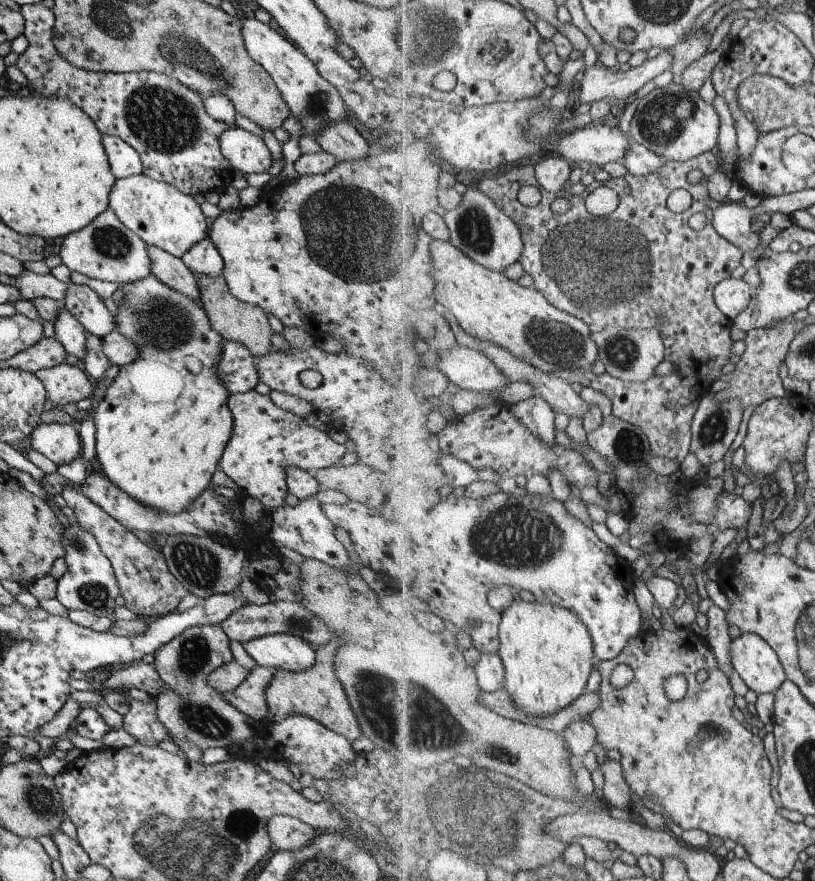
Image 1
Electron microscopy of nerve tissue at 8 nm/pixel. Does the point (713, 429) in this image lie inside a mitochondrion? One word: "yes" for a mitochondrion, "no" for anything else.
yes

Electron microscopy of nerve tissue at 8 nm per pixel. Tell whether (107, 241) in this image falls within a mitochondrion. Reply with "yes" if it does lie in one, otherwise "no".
yes

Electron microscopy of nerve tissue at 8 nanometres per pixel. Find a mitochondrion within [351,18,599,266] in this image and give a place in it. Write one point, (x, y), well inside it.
(475, 230)

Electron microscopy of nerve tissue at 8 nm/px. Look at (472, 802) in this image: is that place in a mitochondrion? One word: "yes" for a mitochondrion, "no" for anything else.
yes

